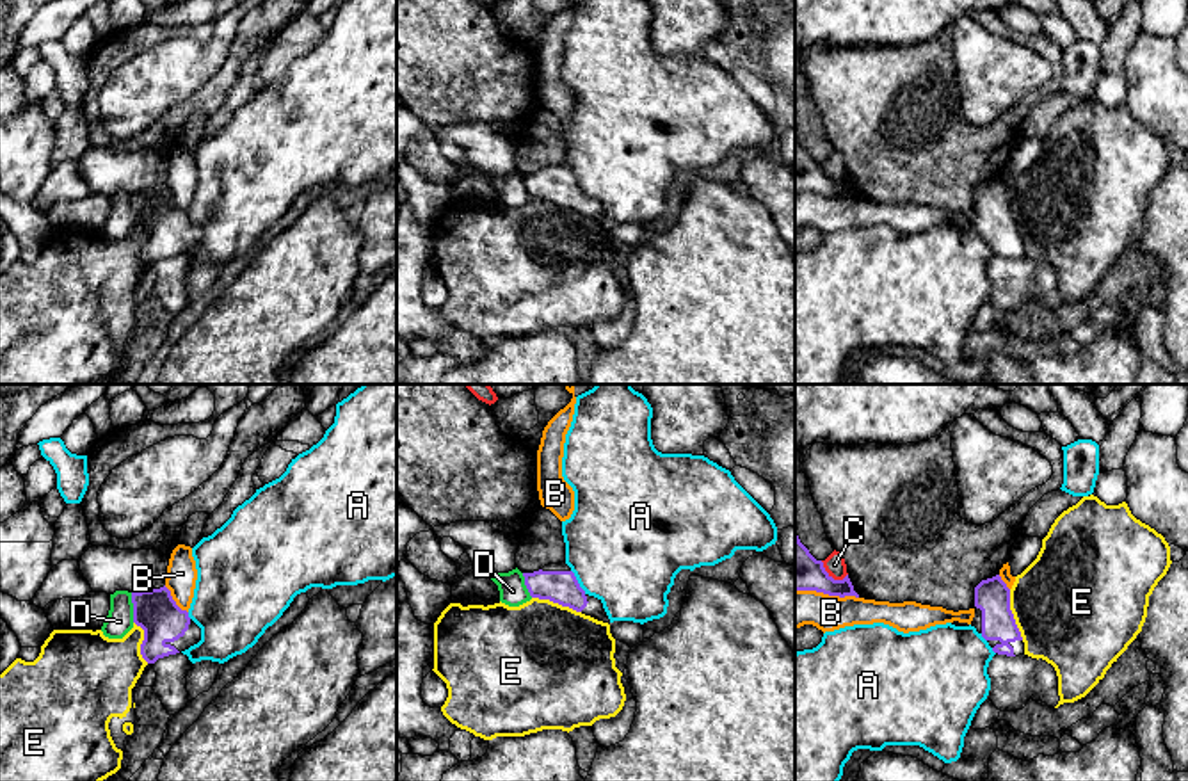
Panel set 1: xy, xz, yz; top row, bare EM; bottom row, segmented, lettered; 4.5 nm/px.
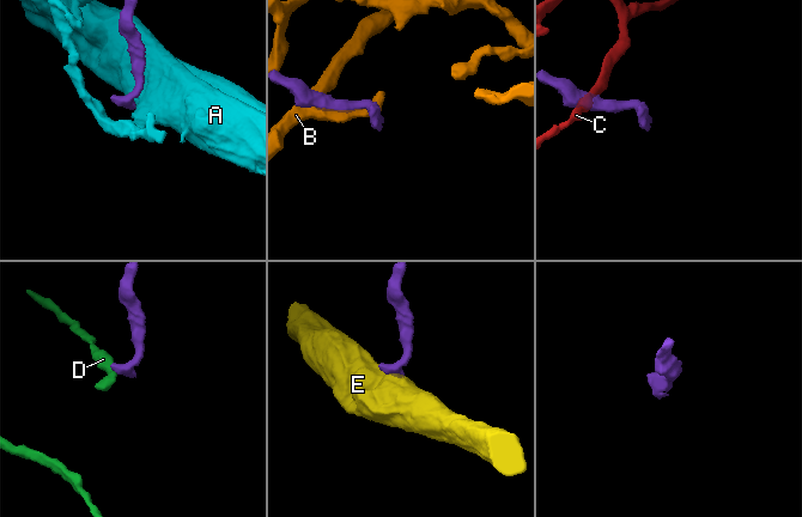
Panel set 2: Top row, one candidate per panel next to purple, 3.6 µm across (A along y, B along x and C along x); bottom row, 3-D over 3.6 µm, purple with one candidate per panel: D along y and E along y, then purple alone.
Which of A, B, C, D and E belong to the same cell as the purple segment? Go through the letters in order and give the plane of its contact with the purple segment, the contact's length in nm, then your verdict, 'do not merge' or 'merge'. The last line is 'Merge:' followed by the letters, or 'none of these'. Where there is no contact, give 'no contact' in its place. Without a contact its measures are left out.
A: xz | 130 nm | do not merge
B: yz | 300 nm | do not merge
C: yz | 140 nm | do not merge
D: xy | 140 nm | do not merge
E: yz | 240 nm | do not merge
Merge: none of these

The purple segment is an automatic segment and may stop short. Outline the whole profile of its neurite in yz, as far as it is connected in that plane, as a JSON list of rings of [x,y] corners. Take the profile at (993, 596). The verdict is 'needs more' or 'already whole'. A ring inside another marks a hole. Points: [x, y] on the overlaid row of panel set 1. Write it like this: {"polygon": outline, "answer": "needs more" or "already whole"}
{"polygon": [[[999,575],[975,587],[975,617],[971,626],[989,642],[994,653],[1024,655],[1024,642],[1010,610],[1010,589]]], "answer": "needs more"}

